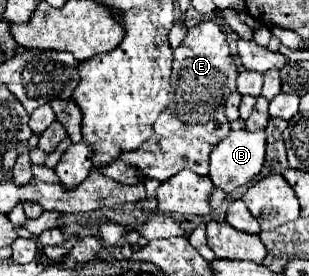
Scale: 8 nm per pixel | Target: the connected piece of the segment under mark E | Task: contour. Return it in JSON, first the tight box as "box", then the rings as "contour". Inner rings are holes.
{"box":[119,22,237,182],"contour":[[[201,22],[189,28],[183,44],[173,50],[169,106],[153,124],[153,136],[137,150],[119,154],[119,160],[135,166],[143,178],[155,178],[159,182],[169,180],[185,168],[207,176],[211,150],[231,132],[225,116],[225,98],[235,90],[235,80],[237,66],[223,28],[217,22]]]}

